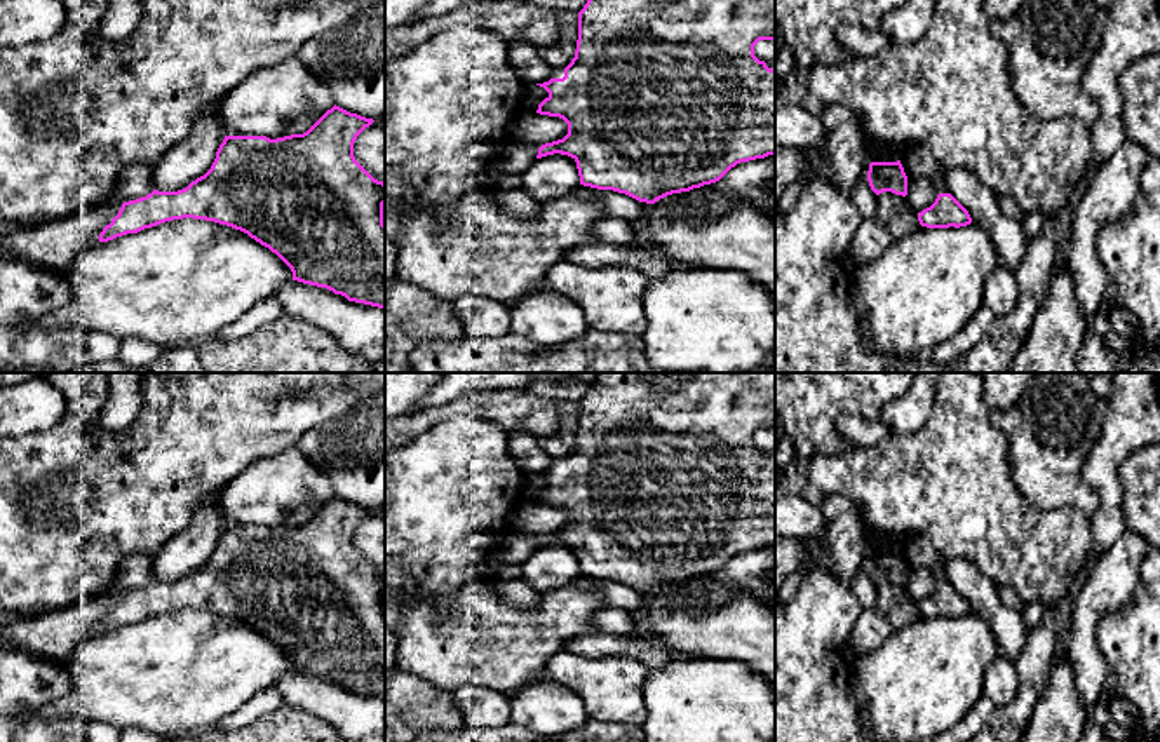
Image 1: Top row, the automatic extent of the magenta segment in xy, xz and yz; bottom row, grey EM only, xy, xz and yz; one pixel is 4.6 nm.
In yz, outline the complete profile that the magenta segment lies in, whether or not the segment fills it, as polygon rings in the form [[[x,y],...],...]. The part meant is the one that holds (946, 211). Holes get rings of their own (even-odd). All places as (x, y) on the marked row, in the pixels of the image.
[[[939,193],[930,207],[918,212],[918,221],[927,228],[960,228],[970,225],[972,218],[951,193]]]

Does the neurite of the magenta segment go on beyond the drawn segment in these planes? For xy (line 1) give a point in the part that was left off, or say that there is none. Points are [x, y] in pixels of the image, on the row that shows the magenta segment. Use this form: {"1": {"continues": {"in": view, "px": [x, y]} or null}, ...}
{"1": {"continues": null}}

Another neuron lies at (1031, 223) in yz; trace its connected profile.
[[[1024,212],[1024,216],[1019,221],[1021,221],[1024,233],[1029,239],[1035,239],[1043,232],[1045,214],[1042,214],[1042,212]]]

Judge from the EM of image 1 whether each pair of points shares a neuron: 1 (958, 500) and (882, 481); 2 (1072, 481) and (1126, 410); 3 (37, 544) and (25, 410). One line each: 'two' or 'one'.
1: one
2: two
3: two

